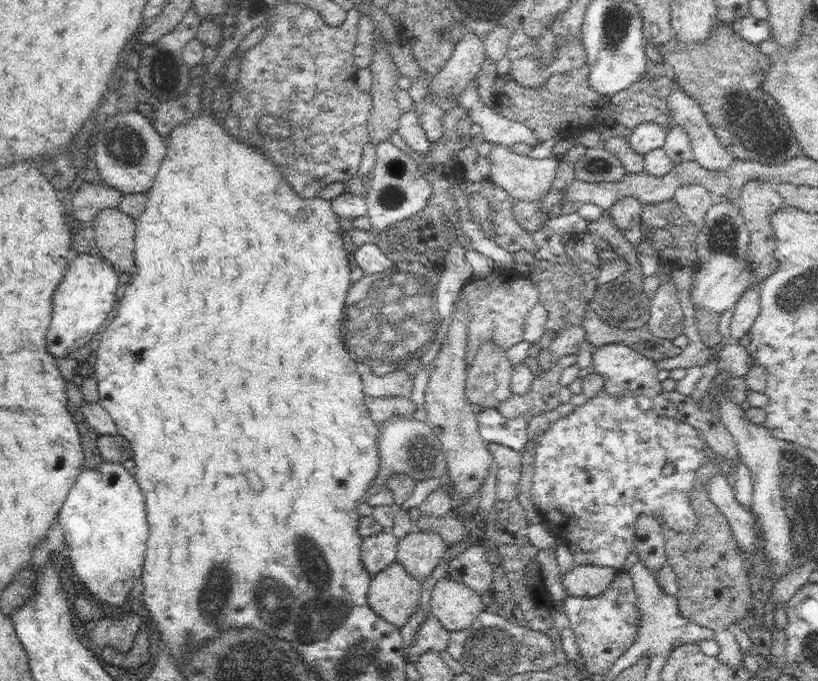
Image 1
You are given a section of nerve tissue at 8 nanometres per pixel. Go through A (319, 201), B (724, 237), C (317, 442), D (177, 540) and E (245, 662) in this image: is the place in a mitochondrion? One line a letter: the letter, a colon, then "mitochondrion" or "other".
A: other
B: mitochondrion
C: other
D: other
E: mitochondrion

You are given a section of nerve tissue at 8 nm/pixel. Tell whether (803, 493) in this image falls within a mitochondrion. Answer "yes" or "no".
yes

